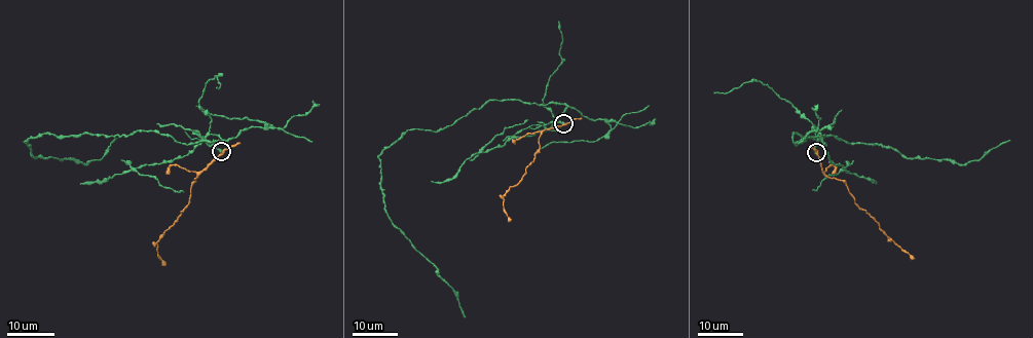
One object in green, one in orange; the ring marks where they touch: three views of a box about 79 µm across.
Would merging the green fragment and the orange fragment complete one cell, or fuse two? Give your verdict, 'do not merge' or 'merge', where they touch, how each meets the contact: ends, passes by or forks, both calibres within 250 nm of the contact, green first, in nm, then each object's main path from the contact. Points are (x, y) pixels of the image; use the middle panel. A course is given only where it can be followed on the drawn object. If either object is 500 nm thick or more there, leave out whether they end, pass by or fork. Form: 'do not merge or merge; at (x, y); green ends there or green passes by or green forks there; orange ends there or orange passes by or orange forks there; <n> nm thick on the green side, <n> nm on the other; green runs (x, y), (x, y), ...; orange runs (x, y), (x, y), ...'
do not merge; at (563, 123); green ends there; orange passes by; 420 nm thick on the green side, 320 nm on the other; green runs (563, 123), (545, 125), (563, 104), (489, 100), (436, 130), (406, 130), (379, 156), (389, 220), (466, 317); orange runs (564, 123), (541, 134), (540, 149), (532, 162), (526, 167), (523, 178), (505, 195), (504, 212), (508, 222)

